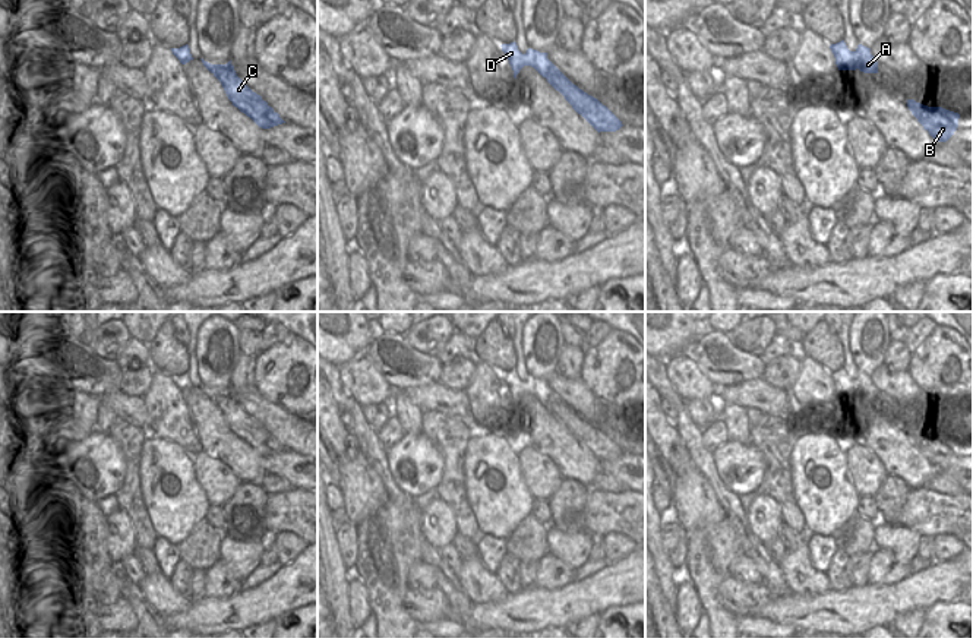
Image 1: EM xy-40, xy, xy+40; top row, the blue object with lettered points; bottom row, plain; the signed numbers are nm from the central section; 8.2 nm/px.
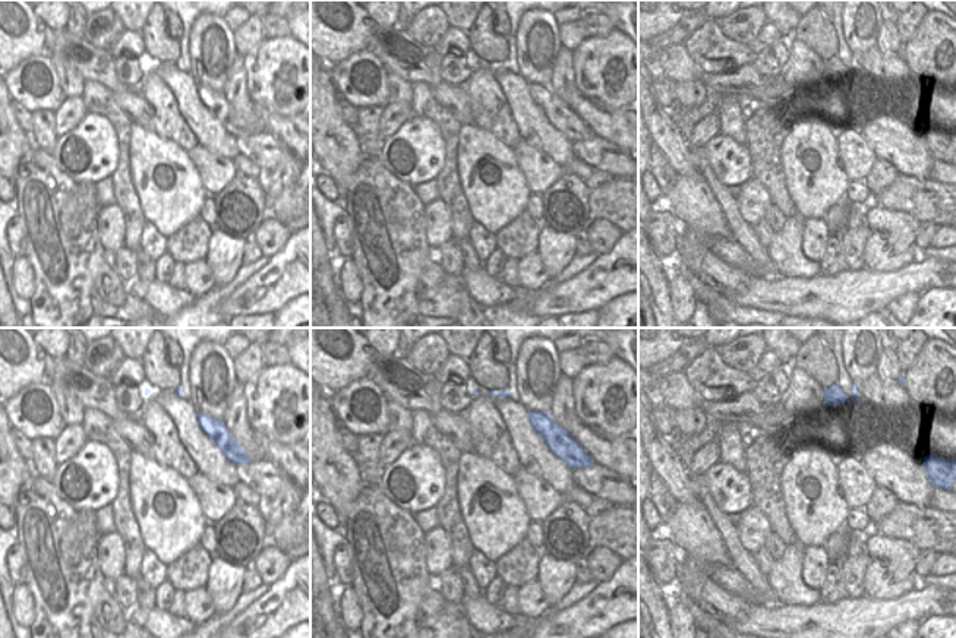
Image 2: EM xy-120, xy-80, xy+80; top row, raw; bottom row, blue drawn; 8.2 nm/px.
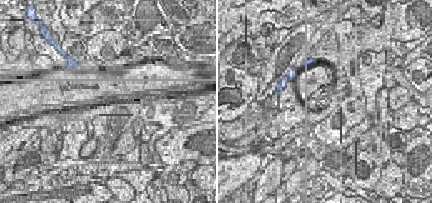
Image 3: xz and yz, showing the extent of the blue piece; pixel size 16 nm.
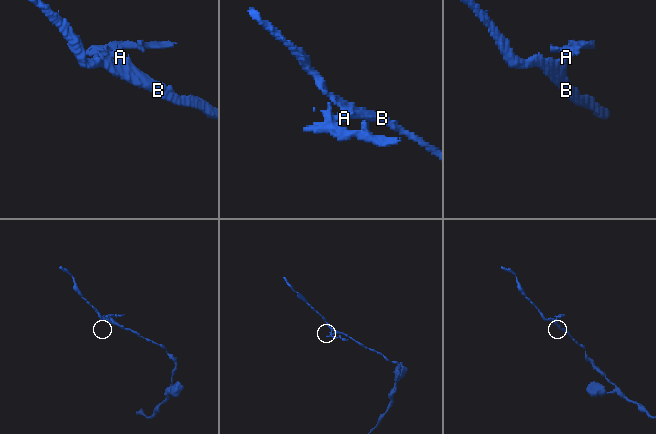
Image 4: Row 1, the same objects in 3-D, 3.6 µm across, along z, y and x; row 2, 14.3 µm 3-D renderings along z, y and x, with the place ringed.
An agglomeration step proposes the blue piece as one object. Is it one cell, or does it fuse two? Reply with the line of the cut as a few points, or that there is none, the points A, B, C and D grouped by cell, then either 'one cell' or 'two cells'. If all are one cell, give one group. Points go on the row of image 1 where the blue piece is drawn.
xy-40 (231, 65), (217, 68), (214, 73) | A D / B C | two cells

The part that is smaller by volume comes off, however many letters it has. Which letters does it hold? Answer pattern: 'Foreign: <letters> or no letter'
Foreign: A, D

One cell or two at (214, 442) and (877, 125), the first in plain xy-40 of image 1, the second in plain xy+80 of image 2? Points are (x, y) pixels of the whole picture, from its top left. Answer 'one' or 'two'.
one

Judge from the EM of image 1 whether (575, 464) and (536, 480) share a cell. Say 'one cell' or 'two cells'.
two cells

